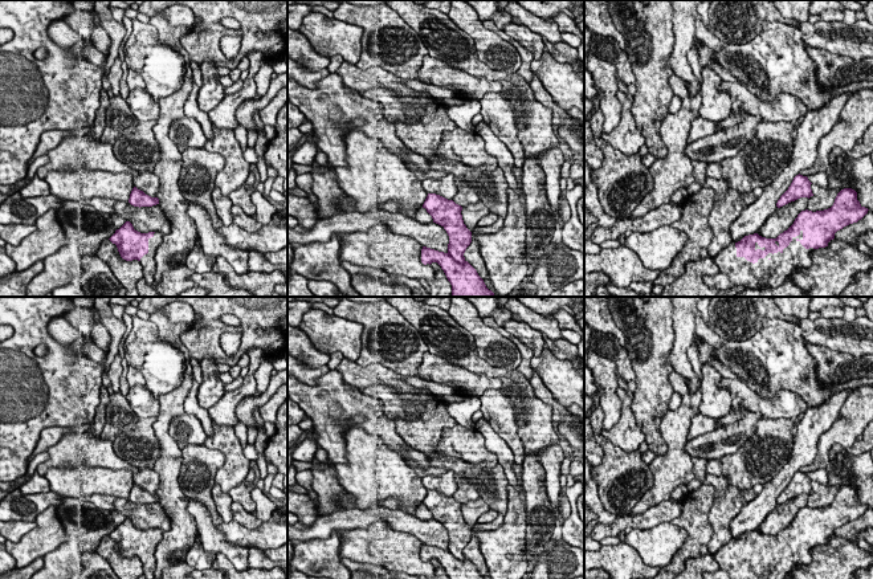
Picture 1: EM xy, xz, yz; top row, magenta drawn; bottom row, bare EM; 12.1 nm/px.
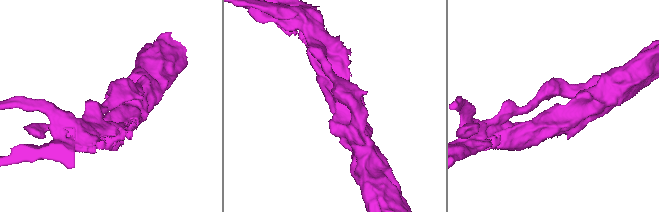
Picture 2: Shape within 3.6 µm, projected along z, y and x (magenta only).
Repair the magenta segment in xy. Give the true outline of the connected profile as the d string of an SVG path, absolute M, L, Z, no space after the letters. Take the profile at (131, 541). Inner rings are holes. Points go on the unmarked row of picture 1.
M126 518L109 537L117 542L123 556L138 556L143 564L143 575L147 579L154 579L155 551L163 537L162 529L140 530L134 526L130 518Z

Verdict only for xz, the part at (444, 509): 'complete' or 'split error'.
complete

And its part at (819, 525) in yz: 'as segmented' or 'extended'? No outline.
extended

